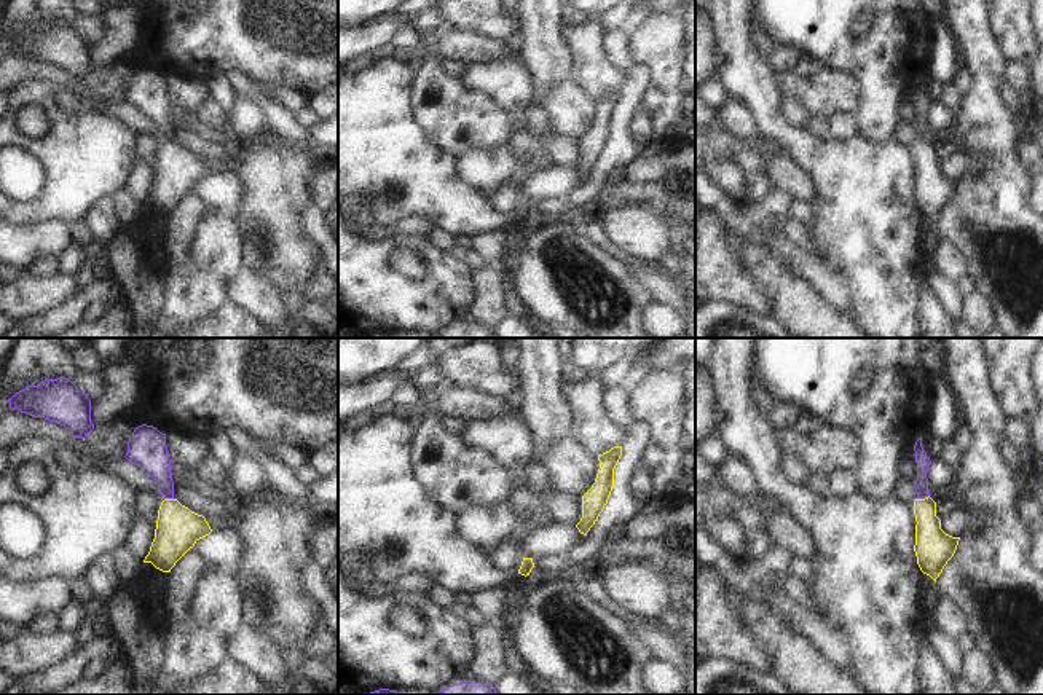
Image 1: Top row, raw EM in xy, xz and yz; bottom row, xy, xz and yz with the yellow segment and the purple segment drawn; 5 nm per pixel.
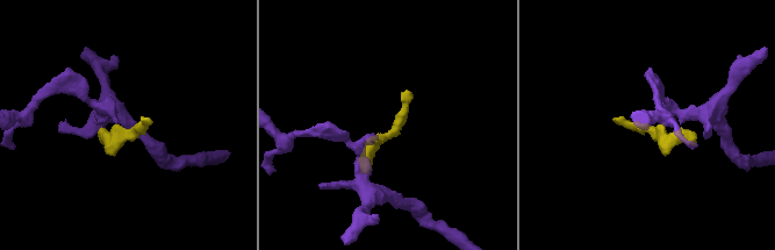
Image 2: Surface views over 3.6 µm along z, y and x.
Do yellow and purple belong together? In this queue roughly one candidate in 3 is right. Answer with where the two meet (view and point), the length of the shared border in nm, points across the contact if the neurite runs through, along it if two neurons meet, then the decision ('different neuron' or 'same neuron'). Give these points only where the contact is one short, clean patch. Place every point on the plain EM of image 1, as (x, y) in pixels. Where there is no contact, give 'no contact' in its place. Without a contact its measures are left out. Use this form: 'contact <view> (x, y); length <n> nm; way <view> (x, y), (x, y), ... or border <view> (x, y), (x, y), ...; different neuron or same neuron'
contact yz (925, 141); length 60 nm; border yz (928, 137), (919, 142); different neuron

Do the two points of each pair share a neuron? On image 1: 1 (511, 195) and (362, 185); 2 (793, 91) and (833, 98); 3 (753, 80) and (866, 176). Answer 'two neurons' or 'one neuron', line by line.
1: two neurons
2: one neuron
3: one neuron

